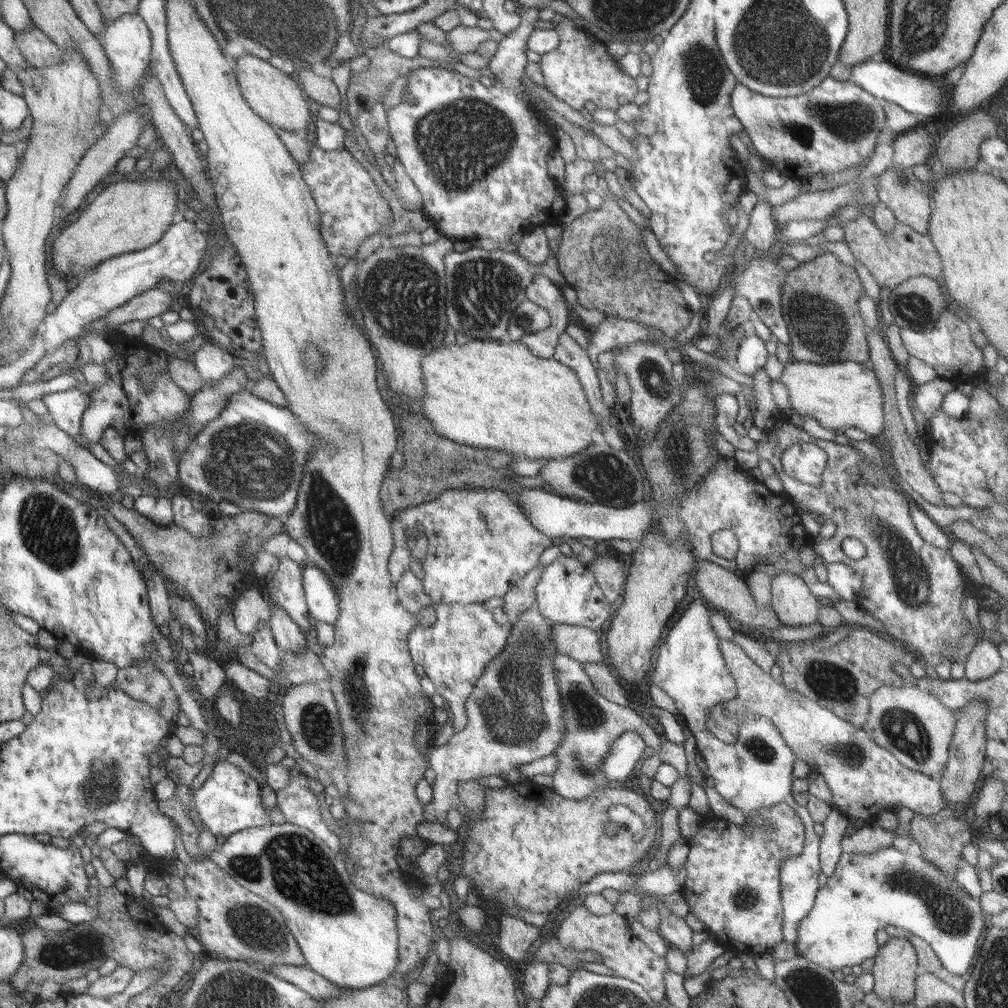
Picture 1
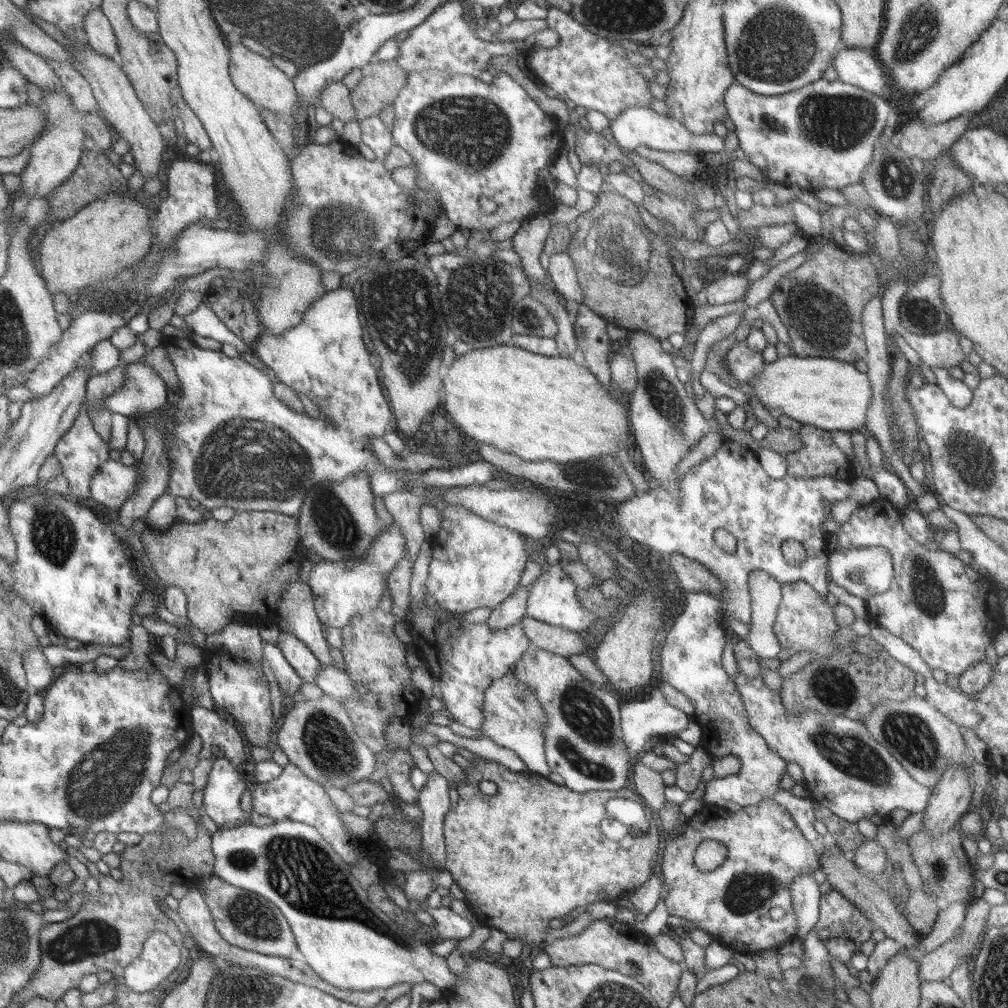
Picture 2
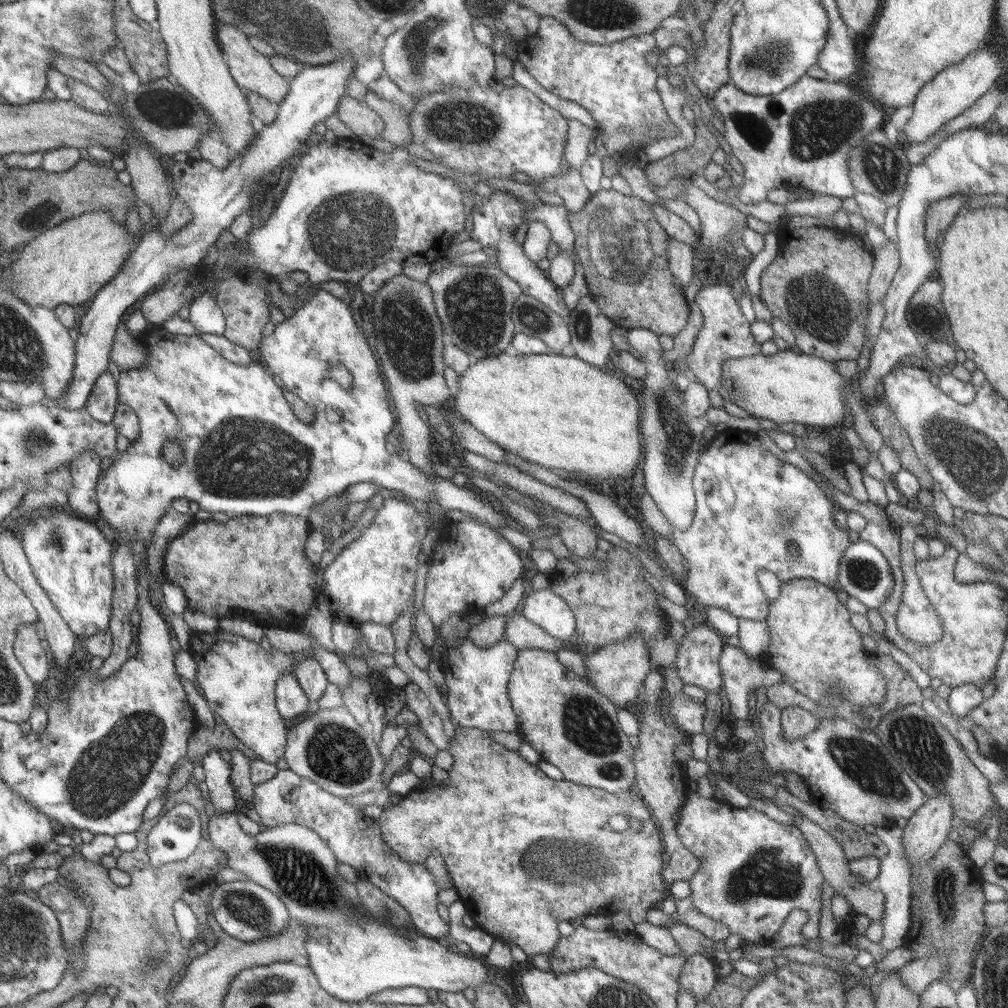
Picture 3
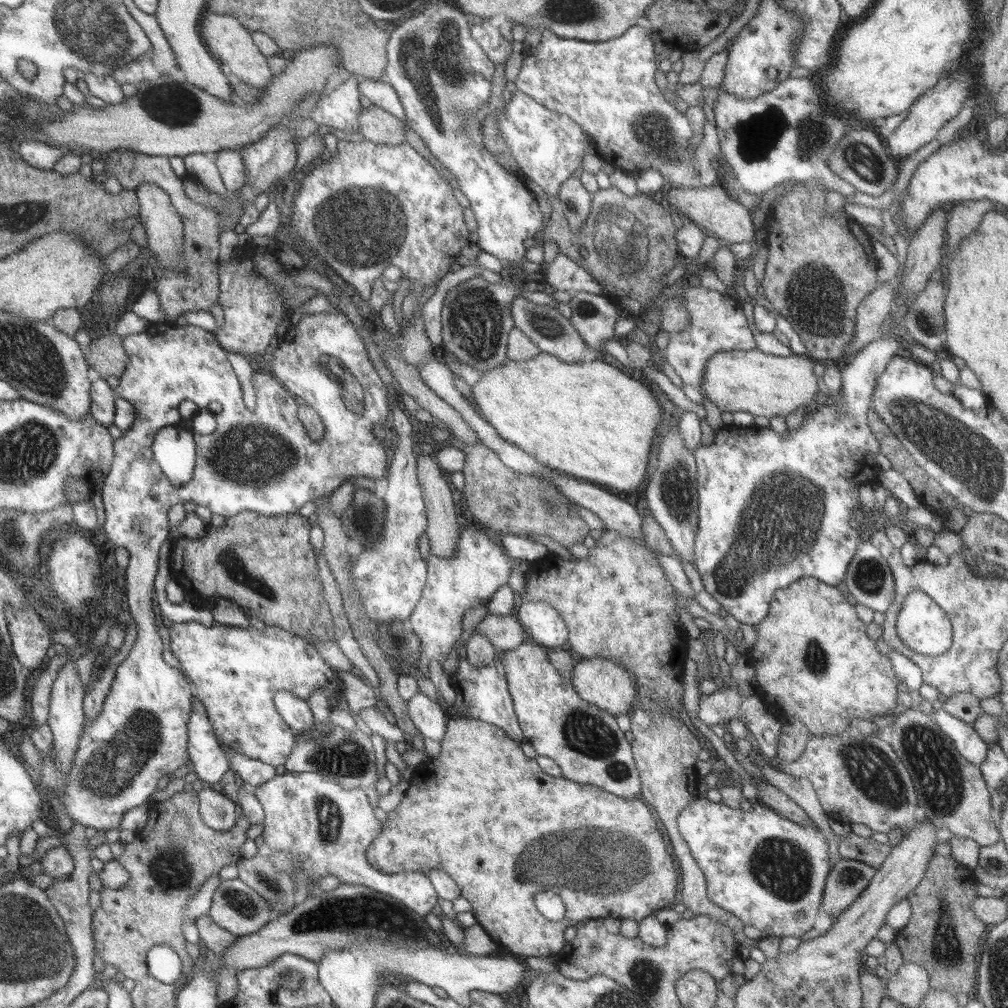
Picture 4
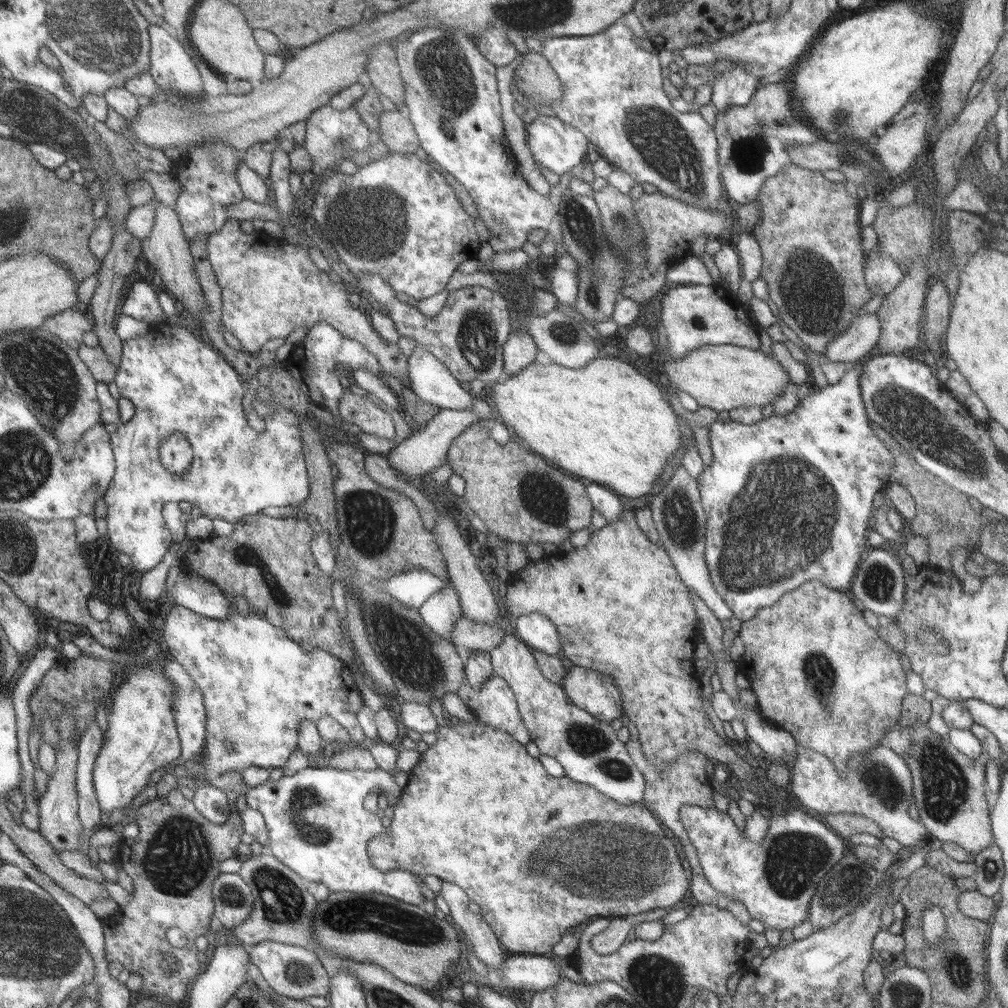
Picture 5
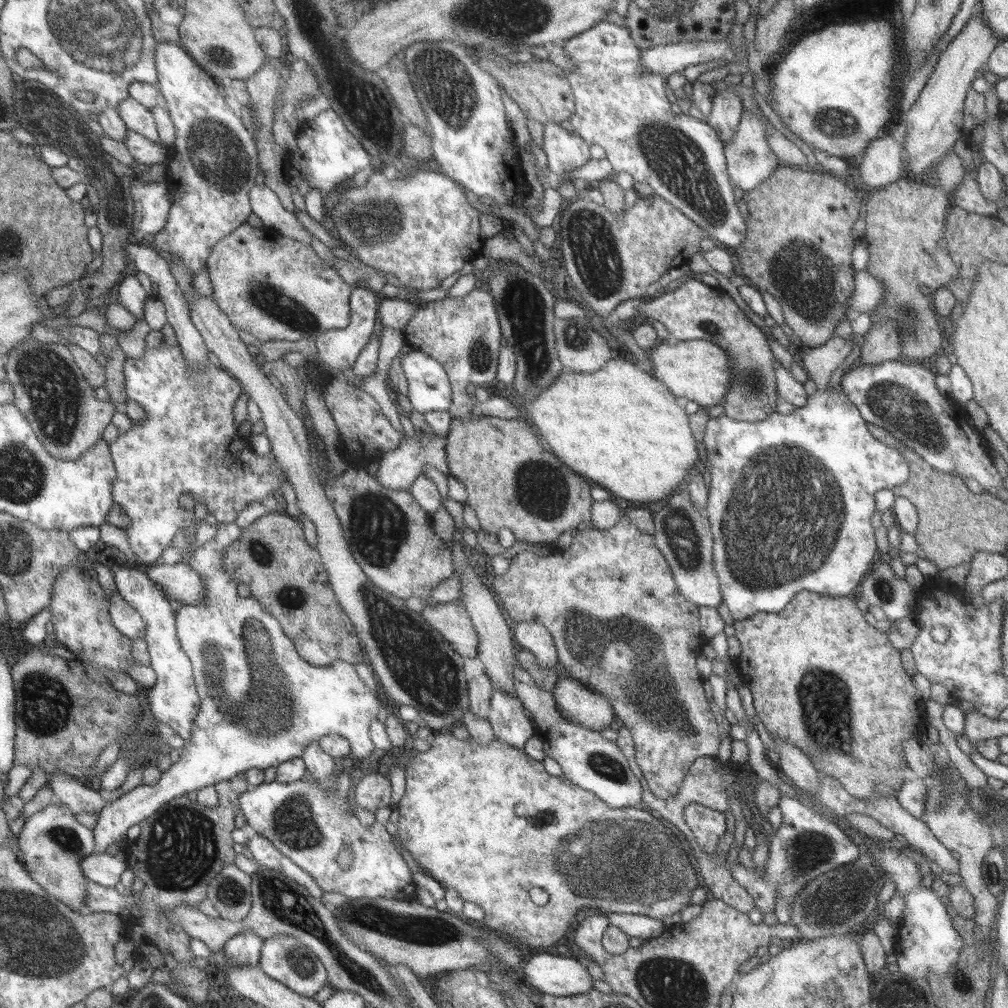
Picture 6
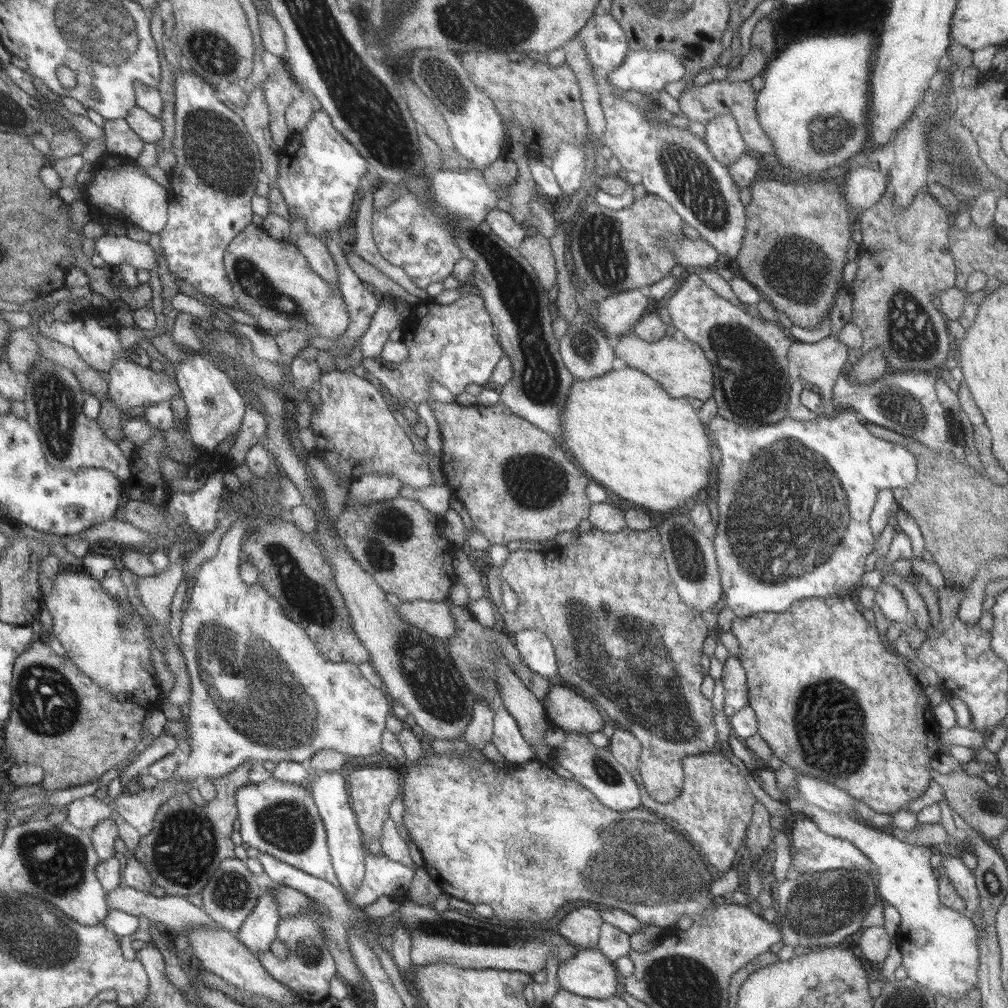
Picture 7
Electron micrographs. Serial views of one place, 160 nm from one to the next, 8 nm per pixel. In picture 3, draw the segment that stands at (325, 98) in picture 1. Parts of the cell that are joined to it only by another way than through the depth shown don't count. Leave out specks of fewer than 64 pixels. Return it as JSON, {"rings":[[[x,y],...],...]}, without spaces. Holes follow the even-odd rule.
{"rings":[[[345,94],[338,104],[336,115],[355,133],[355,138],[371,136],[381,138],[384,130],[384,121],[366,102],[360,102]]]}

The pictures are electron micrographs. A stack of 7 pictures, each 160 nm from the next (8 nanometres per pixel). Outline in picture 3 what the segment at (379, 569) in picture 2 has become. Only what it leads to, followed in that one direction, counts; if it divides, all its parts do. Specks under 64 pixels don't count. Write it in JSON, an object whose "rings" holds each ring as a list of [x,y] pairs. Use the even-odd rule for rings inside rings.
{"rings":[[[402,497],[384,499],[377,507],[372,524],[324,568],[324,593],[330,600],[334,618],[356,625],[373,622],[389,626],[411,610],[418,554],[428,531],[425,516],[410,501]]]}

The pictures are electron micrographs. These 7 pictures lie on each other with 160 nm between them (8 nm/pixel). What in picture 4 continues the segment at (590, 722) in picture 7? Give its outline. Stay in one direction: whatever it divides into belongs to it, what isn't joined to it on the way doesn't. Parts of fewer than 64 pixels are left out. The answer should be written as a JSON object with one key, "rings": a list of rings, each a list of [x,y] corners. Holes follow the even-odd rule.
{"rings":[[[605,658],[582,659],[572,671],[571,683],[575,685],[576,692],[592,706],[605,710],[612,716],[630,714],[630,706],[633,706],[634,698],[637,695],[637,684],[634,677],[614,660]]]}

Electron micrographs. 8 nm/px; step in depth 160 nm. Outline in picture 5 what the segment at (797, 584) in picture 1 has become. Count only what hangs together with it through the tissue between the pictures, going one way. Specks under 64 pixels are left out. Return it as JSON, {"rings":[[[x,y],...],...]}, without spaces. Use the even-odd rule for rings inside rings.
{"rings":[[[809,580],[808,583],[800,585],[796,590],[786,593],[776,604],[756,611],[756,614],[747,621],[742,621],[740,630],[737,633],[744,643],[745,652],[740,662],[736,663],[738,672],[748,677],[751,682],[751,690],[757,696],[757,706],[759,713],[768,721],[774,723],[782,730],[789,732],[797,744],[803,748],[811,748],[826,756],[834,764],[839,774],[845,774],[847,762],[851,756],[868,752],[880,744],[884,732],[890,730],[892,726],[898,725],[903,710],[903,698],[909,694],[906,687],[906,672],[900,665],[899,652],[895,651],[887,642],[884,642],[876,629],[866,623],[860,611],[854,605],[854,599],[849,593],[842,593],[831,590],[820,584],[819,580]]]}

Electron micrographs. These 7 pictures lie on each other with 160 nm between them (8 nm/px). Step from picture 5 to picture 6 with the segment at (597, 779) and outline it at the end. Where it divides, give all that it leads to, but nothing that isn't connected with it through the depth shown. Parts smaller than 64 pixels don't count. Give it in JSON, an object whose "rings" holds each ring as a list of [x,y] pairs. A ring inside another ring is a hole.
{"rings":[[[513,655],[513,665],[515,692],[527,713],[531,715],[535,727],[540,730],[542,738],[552,749],[548,757],[558,762],[563,775],[574,785],[594,793],[600,800],[611,805],[611,808],[633,807],[646,810],[647,806],[643,802],[644,783],[631,771],[632,766],[619,745],[610,740],[606,742],[606,738],[600,736],[600,731],[584,728],[568,720],[559,711],[552,693],[540,688],[531,677],[531,673],[517,665],[515,655]]]}

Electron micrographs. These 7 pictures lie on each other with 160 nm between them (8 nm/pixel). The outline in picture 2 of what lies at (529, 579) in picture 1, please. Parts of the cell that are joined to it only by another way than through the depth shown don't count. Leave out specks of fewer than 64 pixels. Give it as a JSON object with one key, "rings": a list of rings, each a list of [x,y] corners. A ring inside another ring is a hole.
{"rings":[[[532,586],[516,588],[514,594],[499,606],[491,609],[486,623],[492,630],[504,630],[509,626],[520,624],[527,614],[527,598]]]}

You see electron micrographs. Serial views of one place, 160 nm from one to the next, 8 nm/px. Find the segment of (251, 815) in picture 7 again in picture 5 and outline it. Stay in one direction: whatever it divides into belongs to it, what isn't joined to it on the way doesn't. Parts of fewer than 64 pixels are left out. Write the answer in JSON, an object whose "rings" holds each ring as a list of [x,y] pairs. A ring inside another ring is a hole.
{"rings":[[[314,765],[312,767],[305,768],[303,771],[297,772],[292,776],[283,775],[280,780],[268,780],[265,784],[262,784],[258,787],[250,787],[246,794],[246,804],[248,807],[258,811],[262,817],[264,817],[265,826],[267,828],[267,834],[269,838],[269,842],[267,844],[266,851],[269,852],[272,856],[276,857],[278,861],[282,862],[284,865],[287,865],[288,868],[292,869],[299,873],[301,877],[304,877],[308,882],[320,882],[320,884],[324,884],[326,888],[328,888],[329,892],[355,892],[362,894],[363,892],[379,892],[380,894],[384,894],[386,896],[391,896],[396,898],[397,902],[404,901],[405,903],[412,905],[422,905],[424,900],[424,896],[420,896],[422,892],[420,892],[420,884],[418,884],[418,880],[410,874],[410,871],[406,872],[406,870],[392,870],[392,871],[381,871],[379,868],[376,868],[374,862],[371,861],[370,853],[368,852],[368,843],[375,836],[384,834],[384,824],[380,822],[380,818],[376,816],[376,814],[370,814],[370,812],[366,812],[364,810],[364,798],[366,798],[366,794],[370,793],[370,790],[374,791],[379,789],[380,793],[390,793],[395,797],[402,796],[402,786],[398,786],[396,782],[394,782],[393,774],[391,772],[386,772],[380,768],[376,770],[367,771],[366,769],[337,769],[332,767],[320,767]]]}

